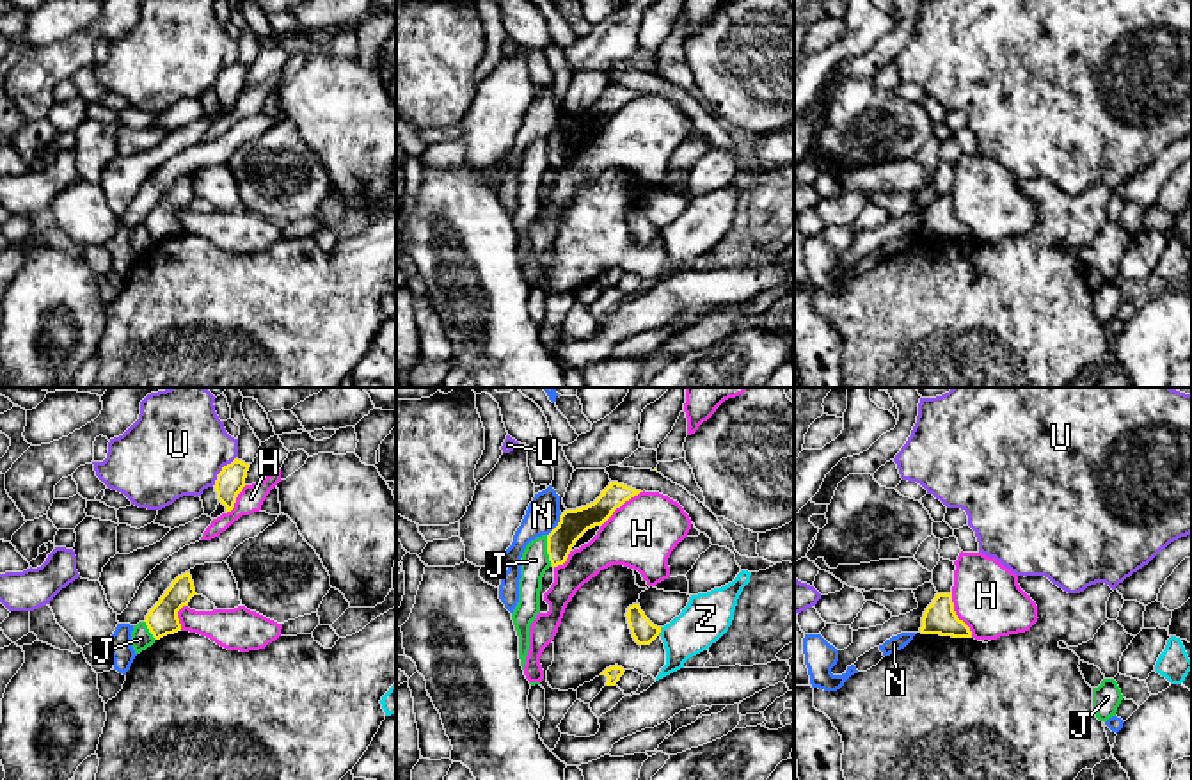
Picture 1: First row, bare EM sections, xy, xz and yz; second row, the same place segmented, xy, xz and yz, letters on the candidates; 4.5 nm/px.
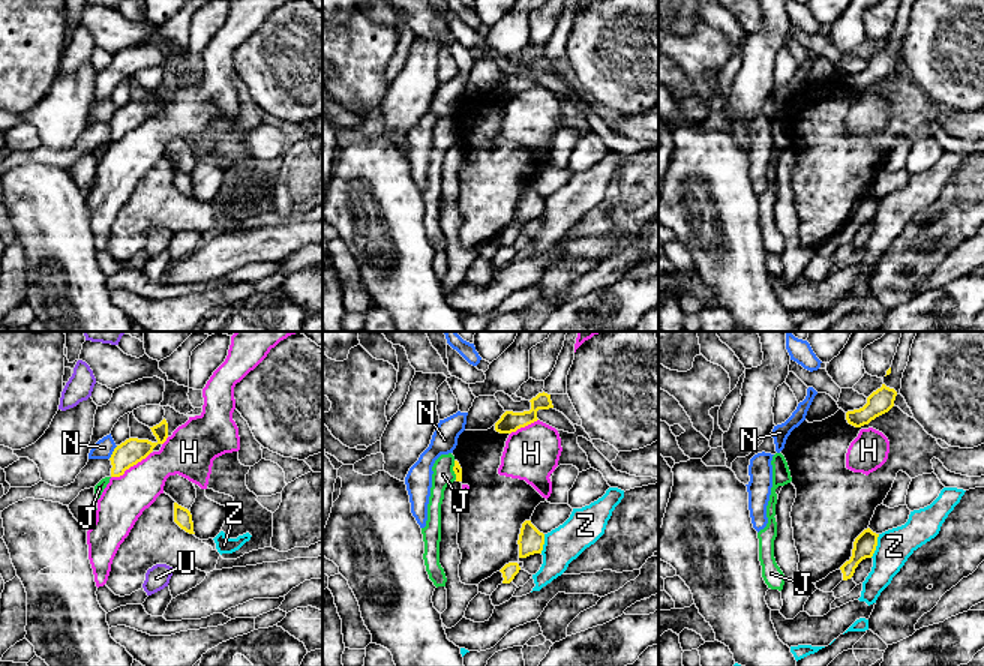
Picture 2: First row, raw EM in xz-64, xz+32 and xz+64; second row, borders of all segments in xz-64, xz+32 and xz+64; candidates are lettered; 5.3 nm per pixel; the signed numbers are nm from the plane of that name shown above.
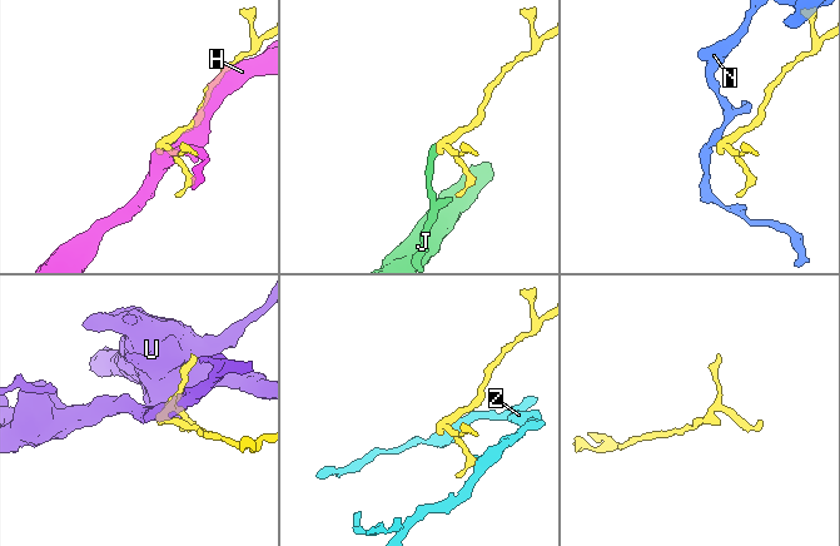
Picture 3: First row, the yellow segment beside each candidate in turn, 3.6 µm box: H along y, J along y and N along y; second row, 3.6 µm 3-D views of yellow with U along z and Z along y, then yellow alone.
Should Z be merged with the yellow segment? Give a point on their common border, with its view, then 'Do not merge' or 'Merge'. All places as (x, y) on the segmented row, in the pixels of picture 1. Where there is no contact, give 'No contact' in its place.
Touches yellow at xz (659, 631). Do not merge

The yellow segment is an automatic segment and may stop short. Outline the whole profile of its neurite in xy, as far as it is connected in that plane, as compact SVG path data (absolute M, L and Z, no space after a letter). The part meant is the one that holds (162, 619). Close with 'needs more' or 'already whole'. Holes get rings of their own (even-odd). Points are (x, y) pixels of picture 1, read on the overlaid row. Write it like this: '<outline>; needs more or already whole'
M190 572L178 576L160 601L146 615L146 625L155 640L181 631L178 611L197 595Z; already whole

